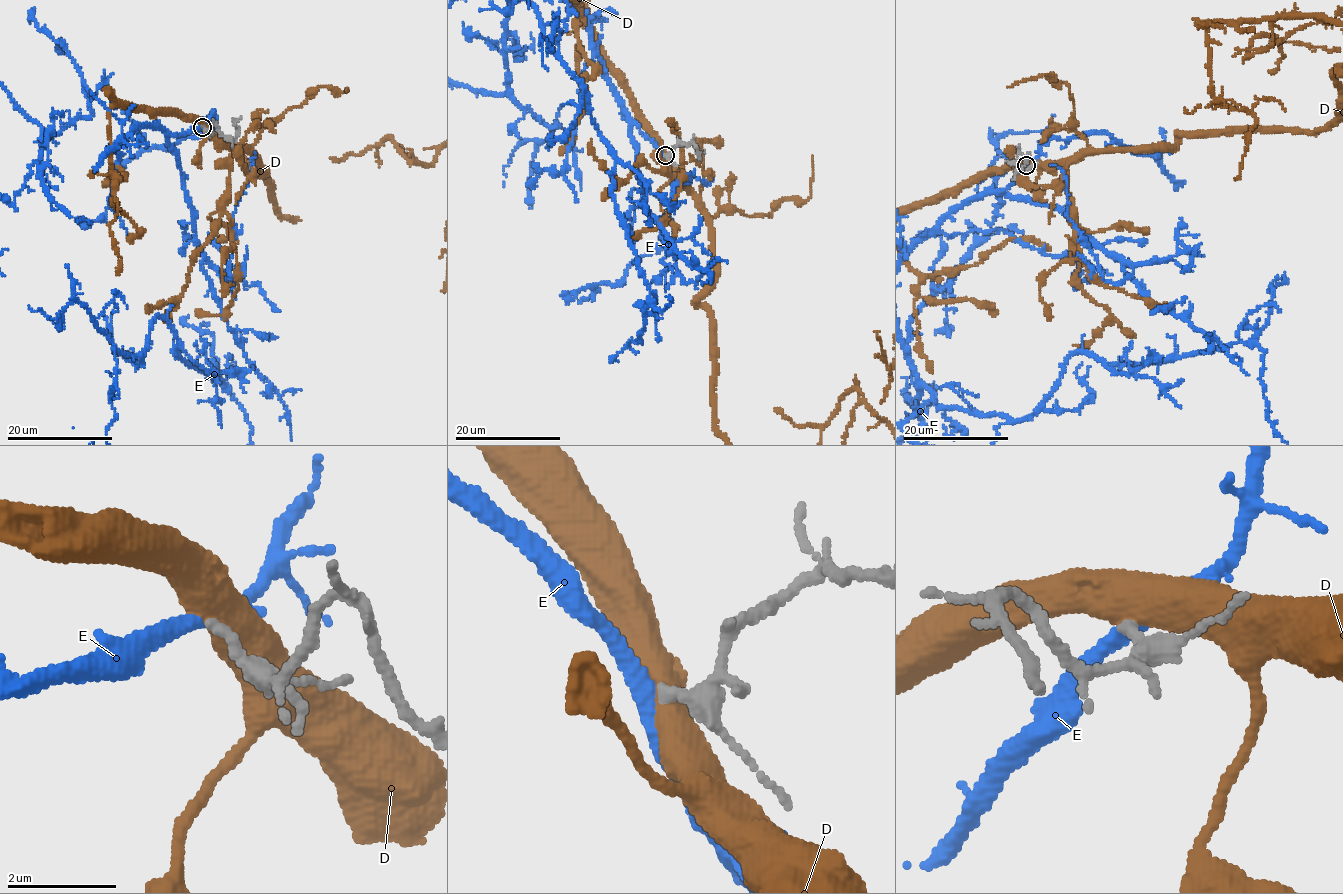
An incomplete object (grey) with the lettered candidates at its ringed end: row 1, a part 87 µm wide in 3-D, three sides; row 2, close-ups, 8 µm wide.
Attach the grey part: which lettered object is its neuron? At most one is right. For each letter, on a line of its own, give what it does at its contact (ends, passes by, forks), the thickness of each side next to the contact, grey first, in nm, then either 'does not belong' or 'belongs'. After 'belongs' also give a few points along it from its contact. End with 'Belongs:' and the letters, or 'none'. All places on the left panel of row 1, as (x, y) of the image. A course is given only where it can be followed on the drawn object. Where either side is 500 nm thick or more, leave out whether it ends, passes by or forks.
D: 220 nm thick on the grey side, 550 nm on the other; does not belong
E: it passes by; 190 nm thick on the grey side, 280 nm on the other; belongs
Belongs: E

